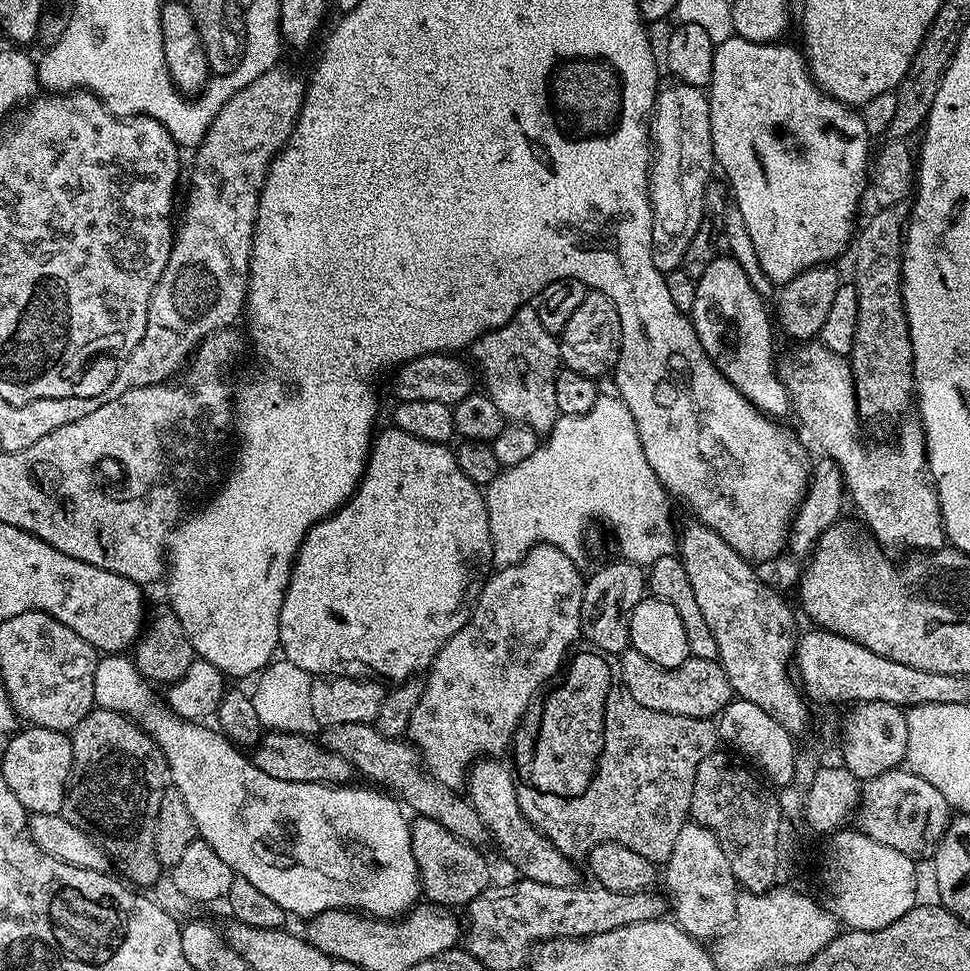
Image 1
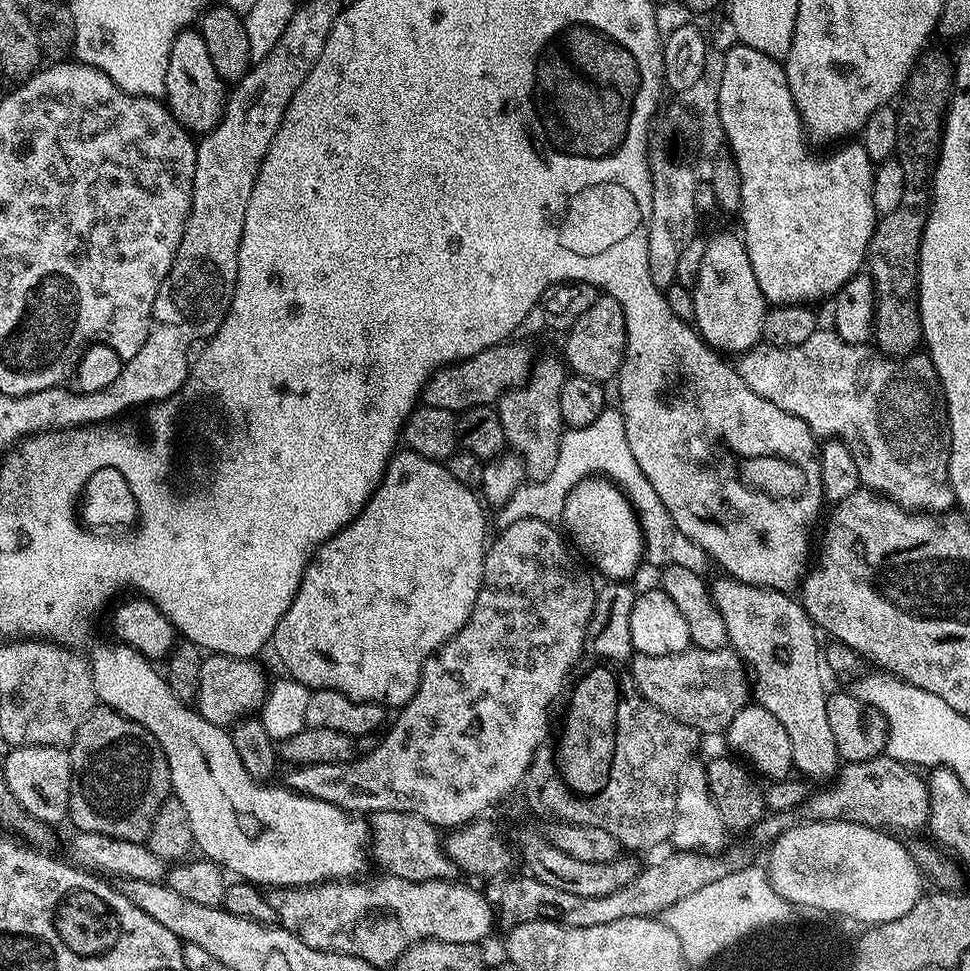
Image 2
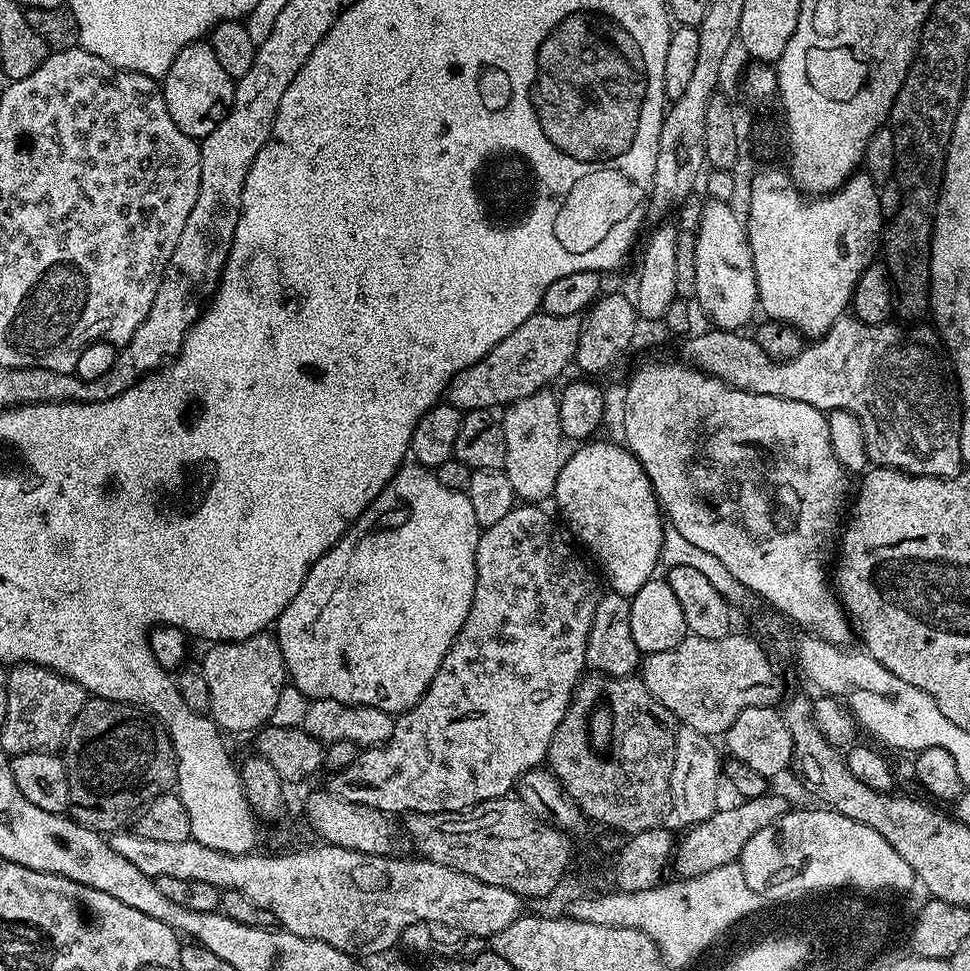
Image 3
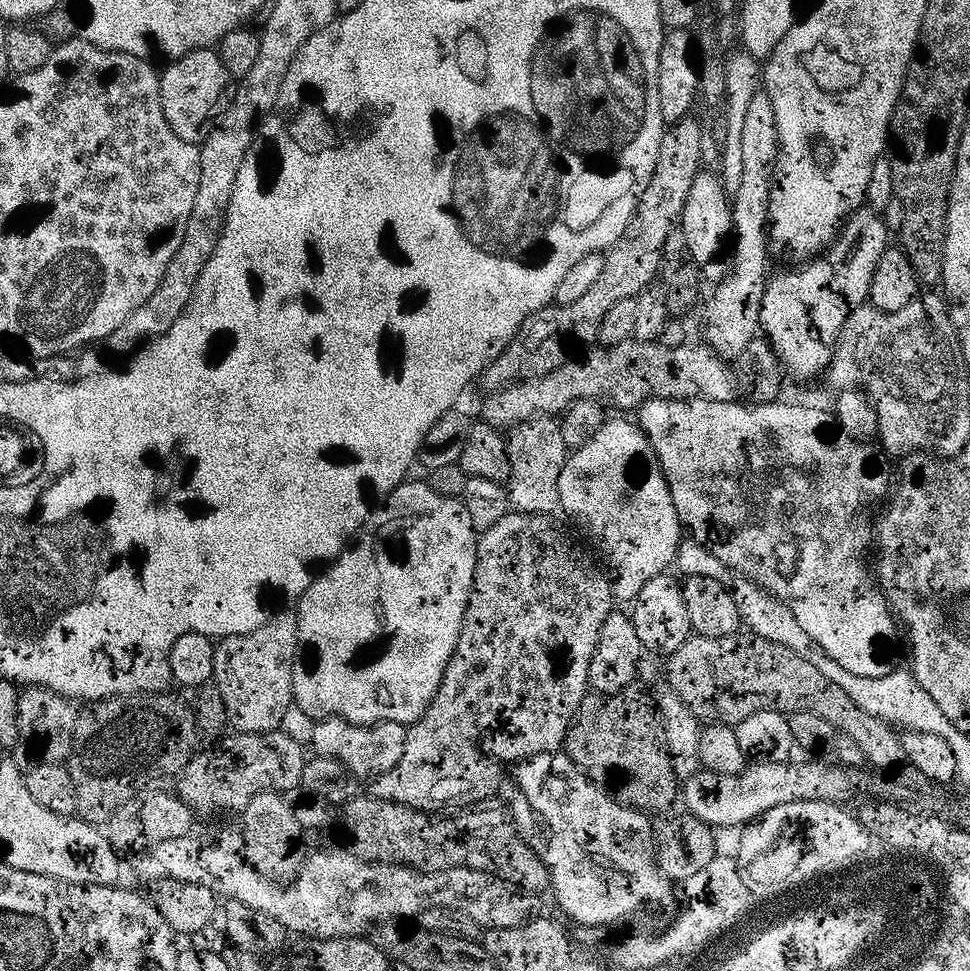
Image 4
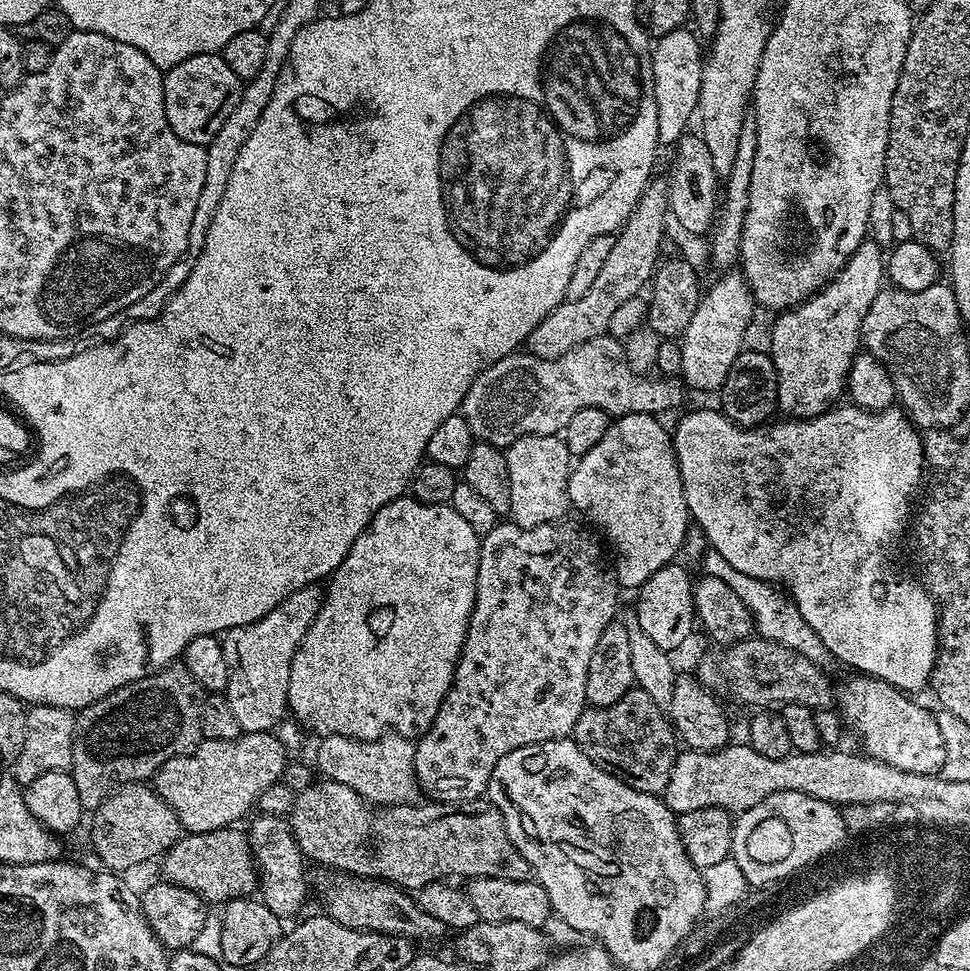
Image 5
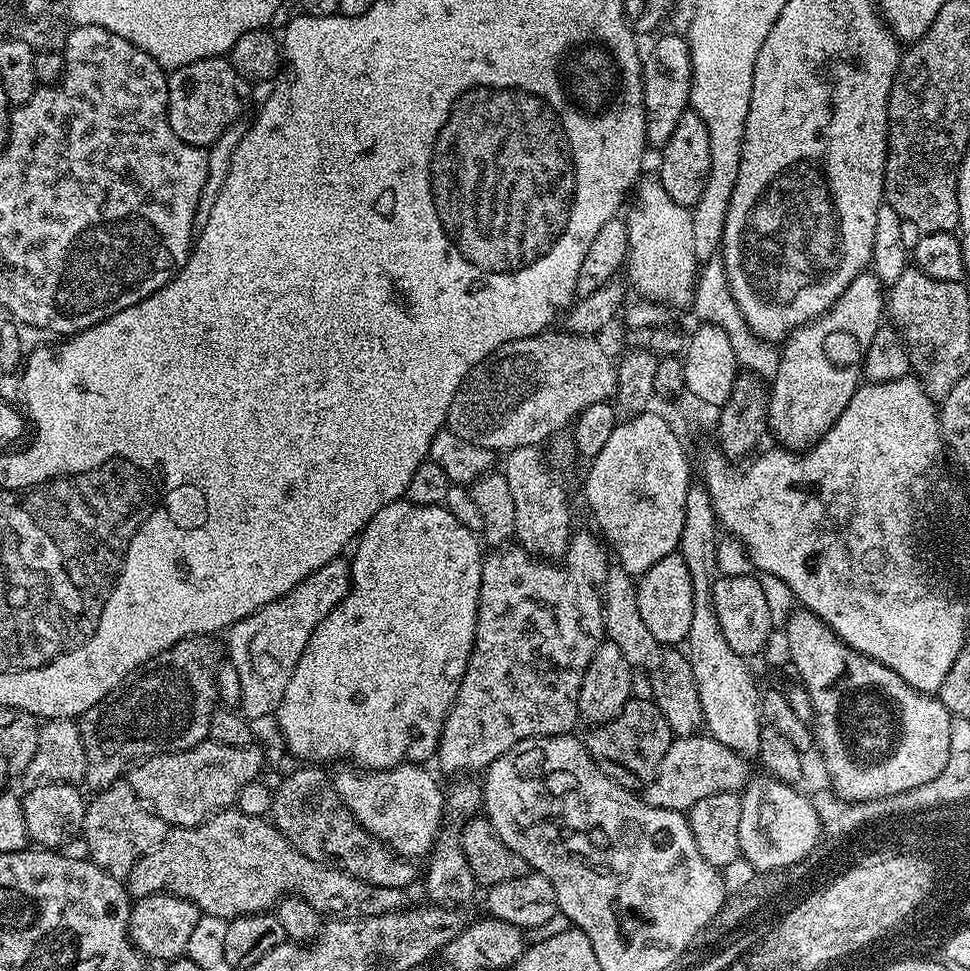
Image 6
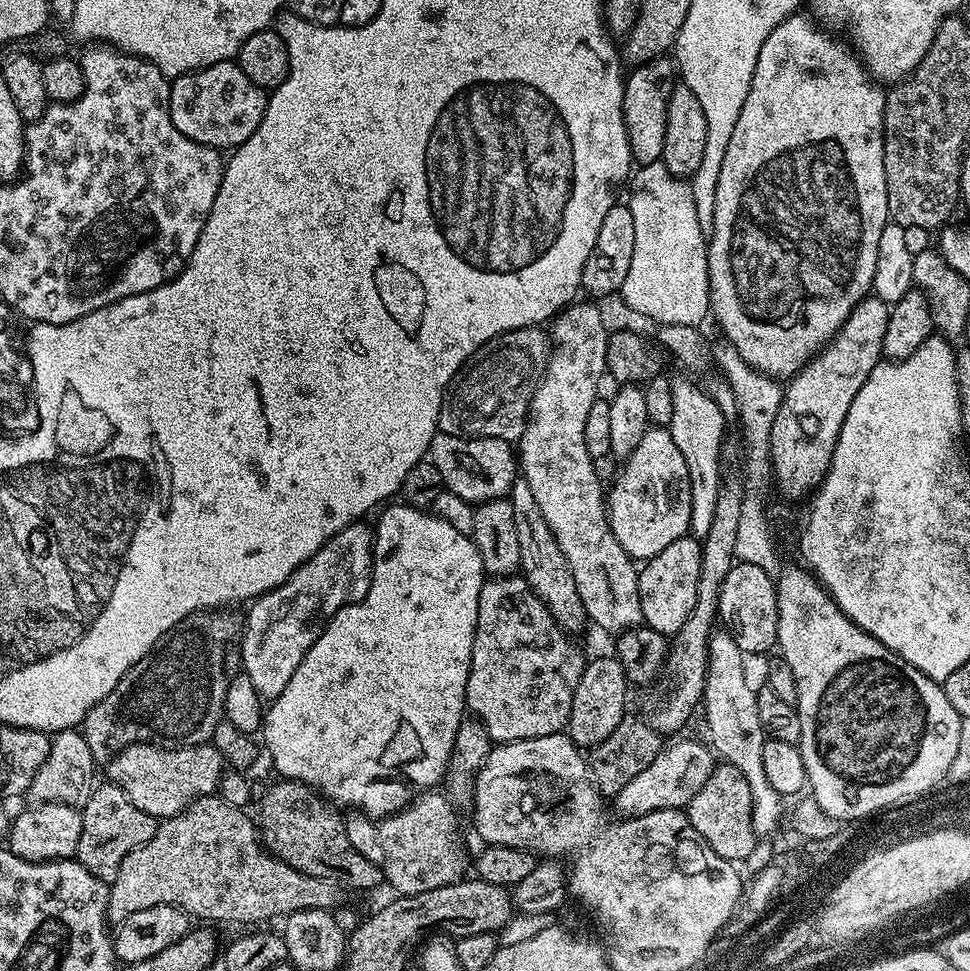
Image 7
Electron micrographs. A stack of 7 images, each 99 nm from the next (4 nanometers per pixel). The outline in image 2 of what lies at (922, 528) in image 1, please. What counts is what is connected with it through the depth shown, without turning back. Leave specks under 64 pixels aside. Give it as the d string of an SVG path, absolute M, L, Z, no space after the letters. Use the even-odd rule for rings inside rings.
M818 330L814 334L810 334L810 338L806 338L806 342L789 348L774 346L767 342L756 344L749 352L743 353L737 359L740 361L735 361L736 373L740 375L742 382L746 382L746 386L750 386L750 390L754 390L754 394L762 394L762 398L766 398L766 402L774 402L774 406L778 406L778 410L786 410L786 414L794 414L794 418L802 418L802 422L806 422L806 426L810 426L810 430L817 438L841 440L850 450L850 454L854 454L854 466L858 466L860 483L863 487L883 496L885 500L893 500L899 508L909 509L916 514L939 514L949 511L953 507L954 497L948 481L948 437L946 424L942 419L941 401L932 400L932 391L937 391L938 388L936 367L932 365L932 359L927 354L913 354L896 359L885 356L883 352L868 344L846 342L834 330L827 331Z

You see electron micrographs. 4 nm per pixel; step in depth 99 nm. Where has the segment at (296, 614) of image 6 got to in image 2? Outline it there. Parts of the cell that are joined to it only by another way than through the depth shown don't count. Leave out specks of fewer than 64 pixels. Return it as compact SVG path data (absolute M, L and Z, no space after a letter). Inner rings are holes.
M205 655L194 704L202 718L206 718L206 722L231 726L237 720L259 713L260 707L264 705L264 695L268 693L270 680L269 677L264 677L263 666L256 663L260 662L242 656Z

